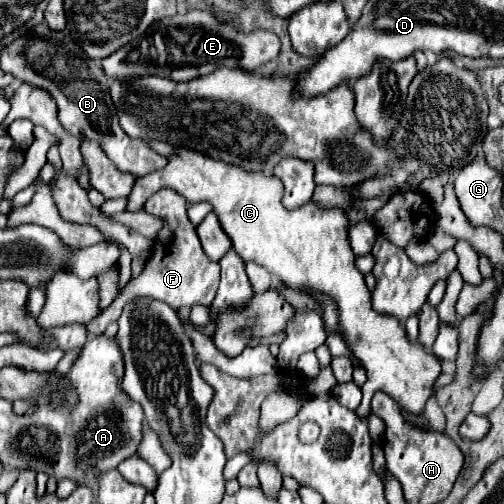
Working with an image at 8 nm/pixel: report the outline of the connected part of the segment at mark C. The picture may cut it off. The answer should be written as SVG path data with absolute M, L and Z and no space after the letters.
M174 145L174 153L166 159L168 163L164 169L136 179L127 211L143 208L150 195L162 187L178 191L188 203L210 203L224 231L230 235L236 253L244 261L256 261L290 289L326 293L336 303L338 327L352 355L368 375L368 381L362 385L362 401L356 414L362 419L368 417L372 395L376 391L386 391L404 411L420 415L426 399L432 395L434 379L440 375L440 359L434 353L426 353L418 341L408 339L404 325L396 317L372 309L364 275L354 267L354 251L348 241L350 221L346 213L340 207L320 207L314 201L304 207L286 209L282 205L284 187L274 175L246 171L190 147Z

